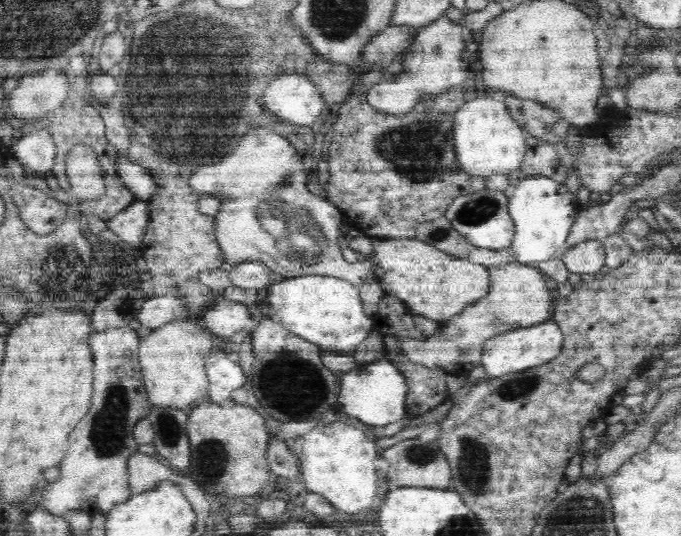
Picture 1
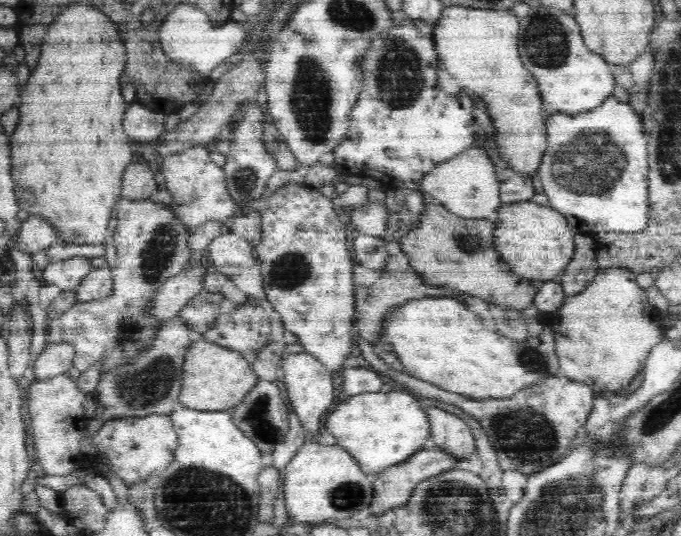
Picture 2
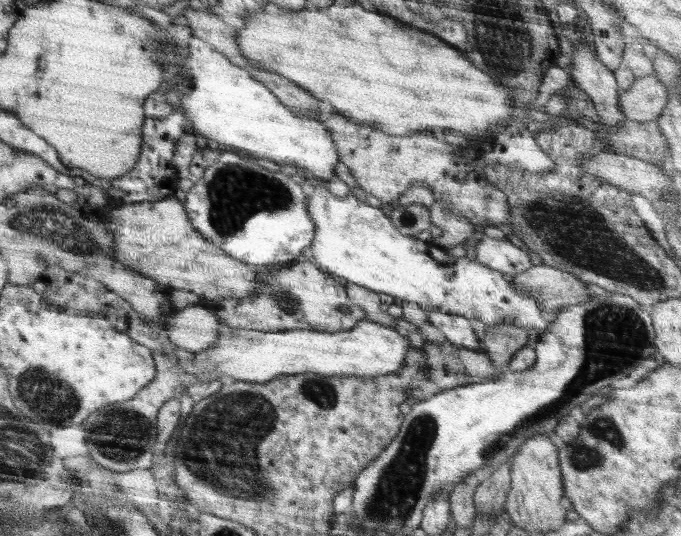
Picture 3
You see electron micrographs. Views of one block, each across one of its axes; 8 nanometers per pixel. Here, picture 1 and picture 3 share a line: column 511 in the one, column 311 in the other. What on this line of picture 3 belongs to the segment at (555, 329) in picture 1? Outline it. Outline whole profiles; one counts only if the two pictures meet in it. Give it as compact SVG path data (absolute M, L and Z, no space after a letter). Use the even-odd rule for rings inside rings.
M365 319L350 330L328 332L318 330L286 330L263 333L257 330L236 329L221 323L216 344L210 350L194 353L192 364L182 368L178 360L170 360L165 353L156 353L156 377L139 394L116 406L94 412L88 422L82 422L86 431L87 455L98 464L114 472L152 467L152 446L156 440L156 414L164 404L174 399L174 388L180 374L190 374L200 381L204 371L220 371L236 381L264 383L275 378L308 372L324 376L354 376L374 378L396 374L404 369L408 350L412 344L407 336L400 335L393 327Z

